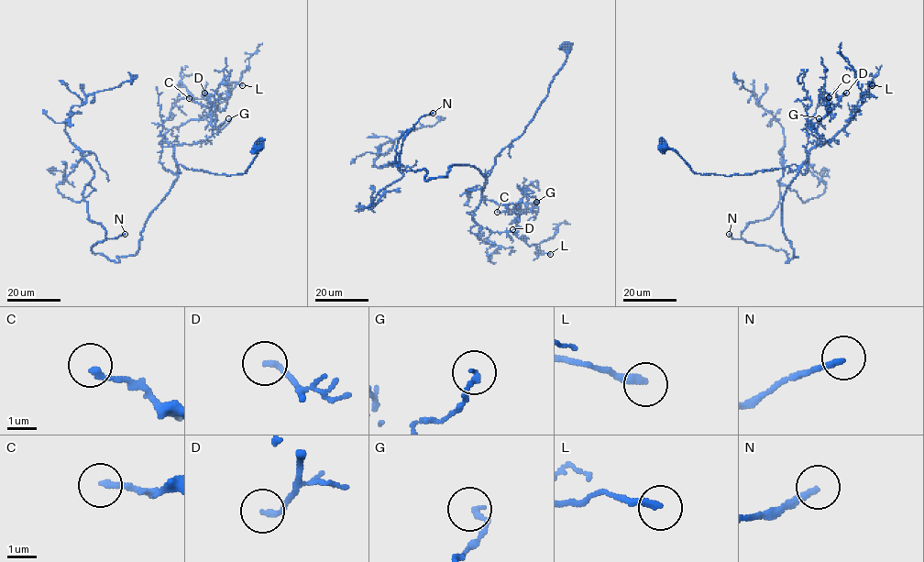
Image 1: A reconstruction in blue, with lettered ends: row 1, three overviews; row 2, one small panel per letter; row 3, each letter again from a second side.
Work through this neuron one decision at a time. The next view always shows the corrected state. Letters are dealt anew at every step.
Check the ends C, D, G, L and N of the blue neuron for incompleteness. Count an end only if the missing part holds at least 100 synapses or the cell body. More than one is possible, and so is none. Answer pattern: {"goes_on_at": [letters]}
{"goes_on_at": ["N"]}

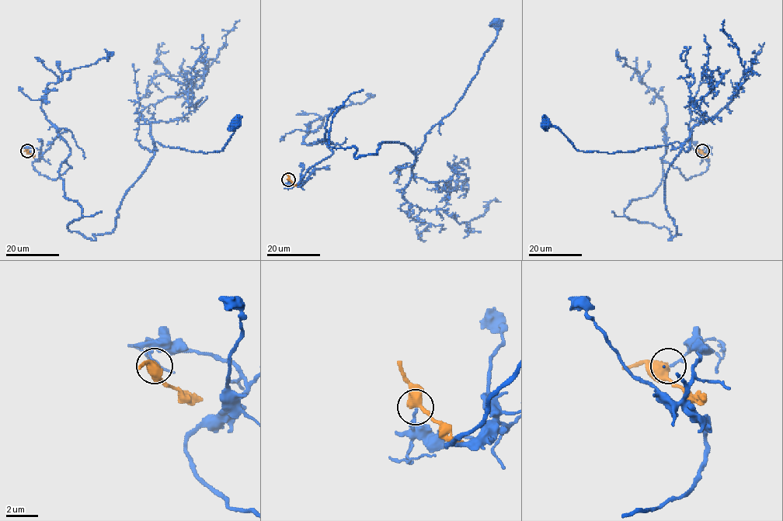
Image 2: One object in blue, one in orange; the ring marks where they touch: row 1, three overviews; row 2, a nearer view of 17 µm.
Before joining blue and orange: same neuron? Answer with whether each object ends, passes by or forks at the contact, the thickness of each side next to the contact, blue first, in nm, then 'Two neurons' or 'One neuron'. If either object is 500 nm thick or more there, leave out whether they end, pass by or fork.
Thickness 160 nm (blue) against 500 nm. Two neurons

